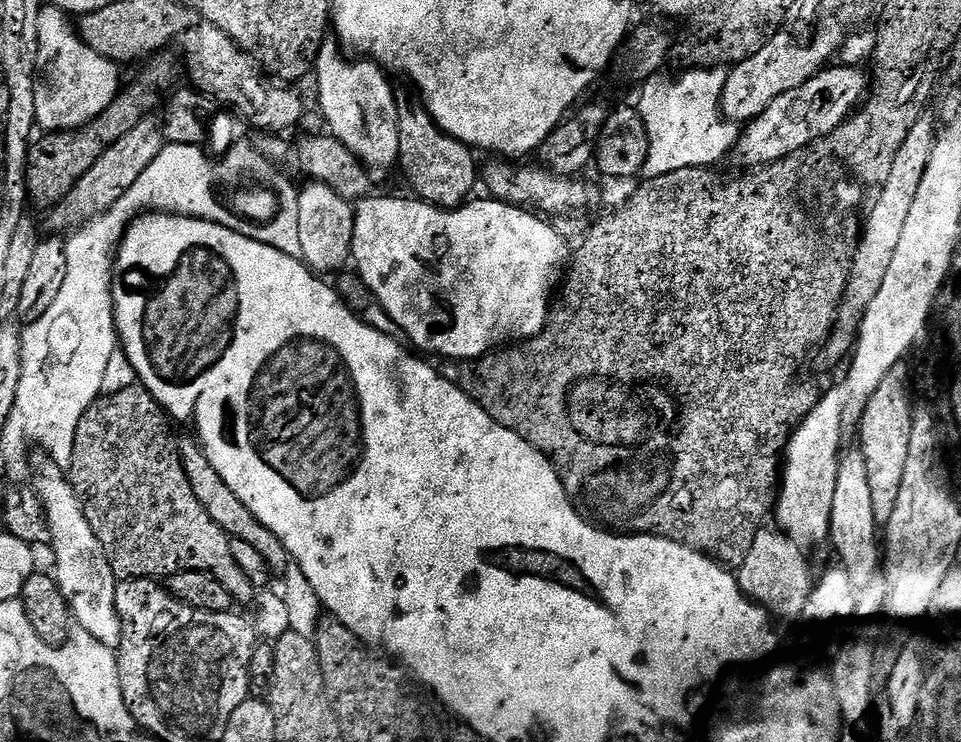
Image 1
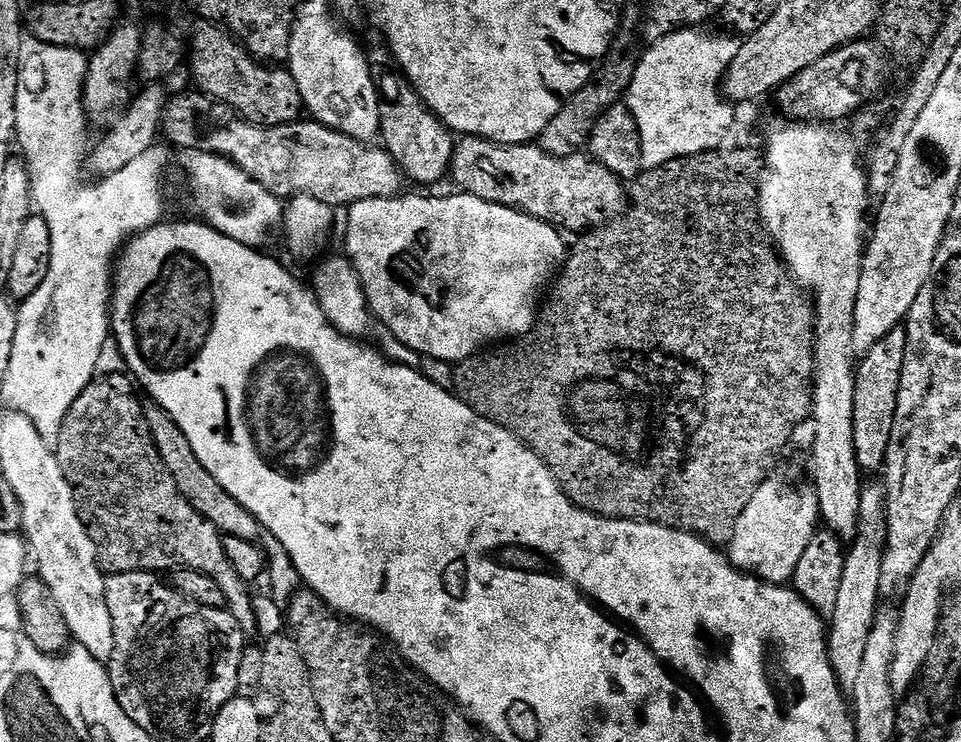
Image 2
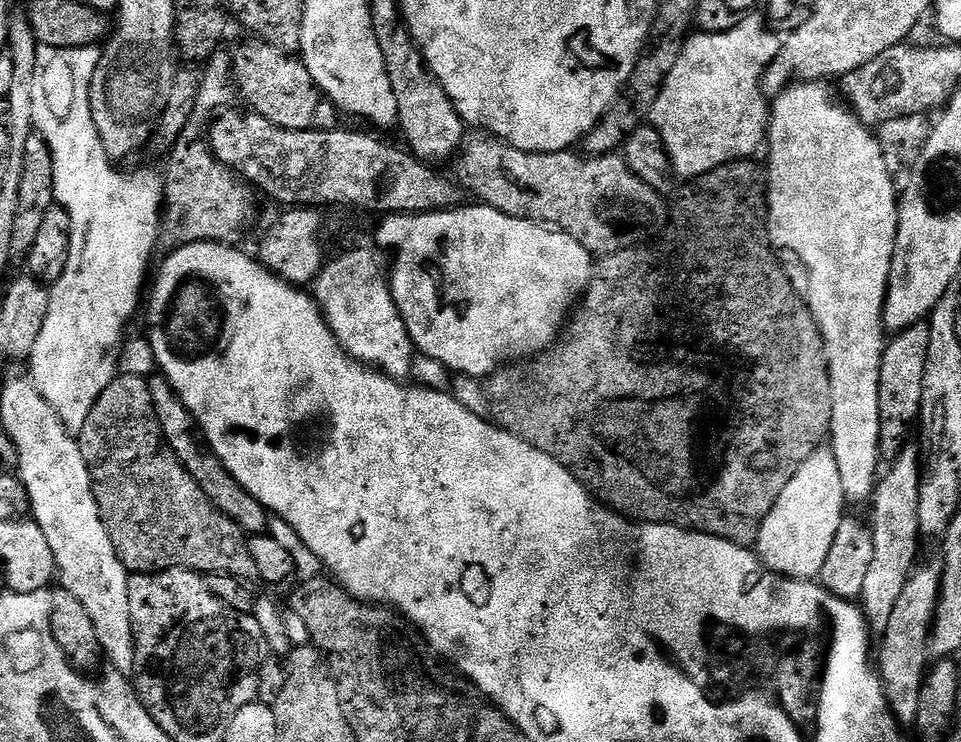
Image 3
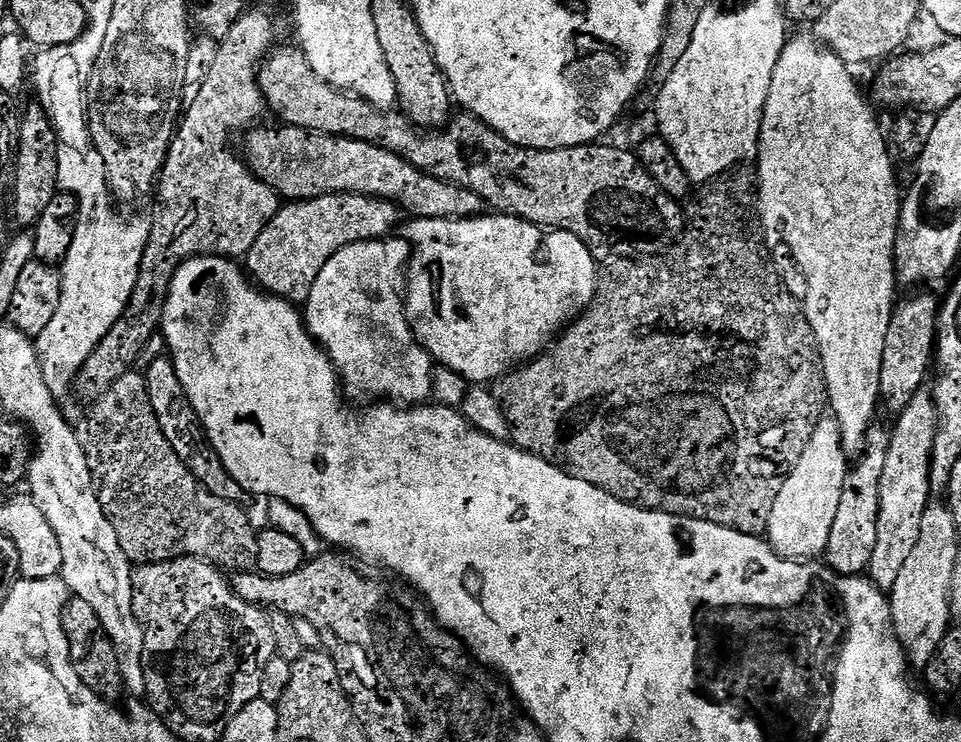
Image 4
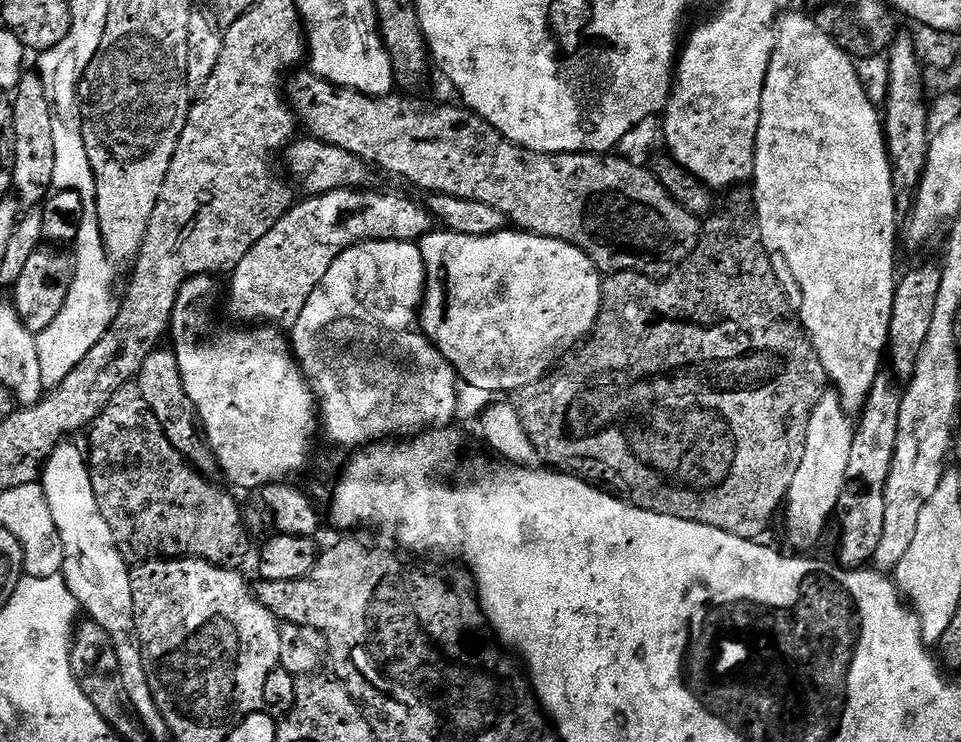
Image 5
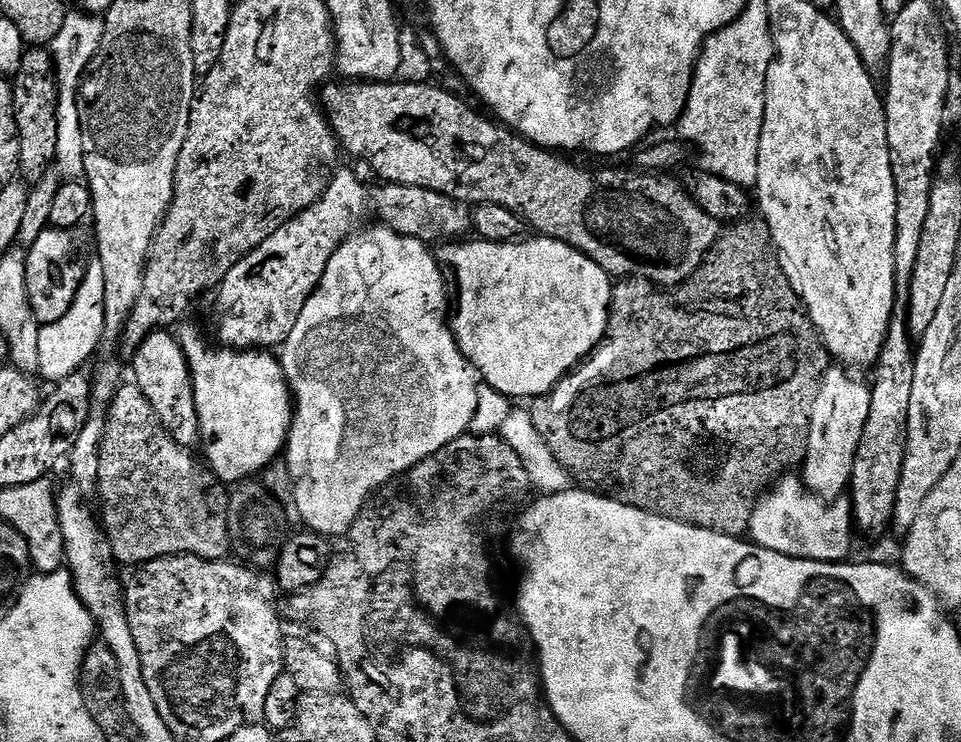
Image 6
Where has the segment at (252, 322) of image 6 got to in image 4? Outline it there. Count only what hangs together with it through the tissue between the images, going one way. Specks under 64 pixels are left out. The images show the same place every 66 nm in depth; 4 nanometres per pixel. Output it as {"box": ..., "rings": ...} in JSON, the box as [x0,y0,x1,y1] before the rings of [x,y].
{"box":[247,192,402,302],"rings":[[[345,192],[285,203],[279,214],[264,227],[262,234],[258,234],[258,242],[254,242],[249,250],[247,271],[265,293],[289,302],[307,301],[314,278],[322,274],[322,266],[330,262],[335,252],[347,244],[391,237],[395,233],[392,231],[401,227],[400,216],[402,209],[394,202]]]}

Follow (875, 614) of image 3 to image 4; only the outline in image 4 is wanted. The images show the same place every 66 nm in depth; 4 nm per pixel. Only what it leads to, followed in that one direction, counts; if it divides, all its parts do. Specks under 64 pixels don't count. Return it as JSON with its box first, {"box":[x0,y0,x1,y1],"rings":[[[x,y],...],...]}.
{"box":[867,391,937,590],"rings":[[[931,391],[916,392],[910,406],[895,417],[894,424],[890,454],[886,454],[886,466],[882,466],[882,486],[878,486],[878,542],[867,571],[872,583],[881,590],[890,590],[894,582],[898,582],[898,573],[918,542],[922,514],[926,514],[930,506],[932,447],[937,434],[936,403],[932,401]]]}

